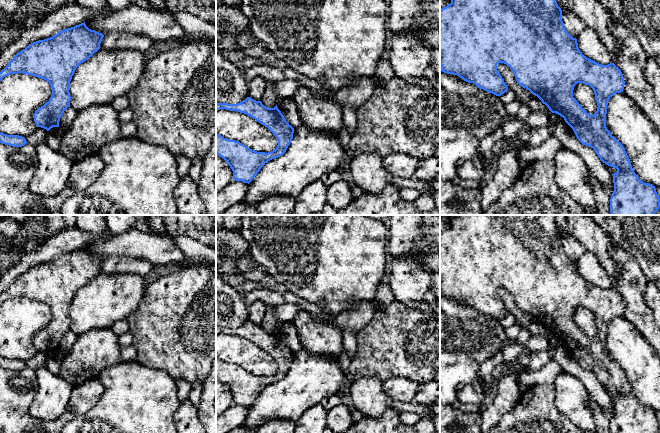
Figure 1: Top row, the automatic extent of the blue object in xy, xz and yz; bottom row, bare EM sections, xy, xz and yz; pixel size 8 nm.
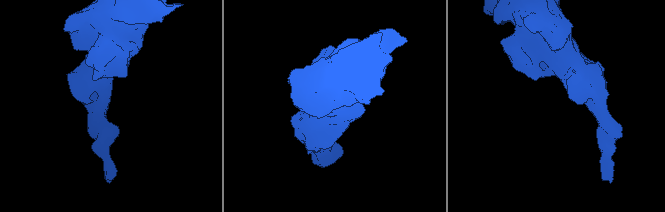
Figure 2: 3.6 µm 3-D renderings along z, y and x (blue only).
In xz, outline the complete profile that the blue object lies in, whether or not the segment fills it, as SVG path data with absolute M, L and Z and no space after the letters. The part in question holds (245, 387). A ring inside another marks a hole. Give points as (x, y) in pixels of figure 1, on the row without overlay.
M251 321L237 328L216 327L216 335L220 333L247 338L267 351L278 364L276 373L265 377L252 374L239 365L226 363L216 357L216 378L228 387L234 404L249 408L268 385L286 376L293 363L294 352L286 345L277 329L268 332Z

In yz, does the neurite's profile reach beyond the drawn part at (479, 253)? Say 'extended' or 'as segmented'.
as segmented

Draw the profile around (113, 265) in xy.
M113 256L104 259L100 273L102 274L133 274L146 277L153 265L146 260Z

